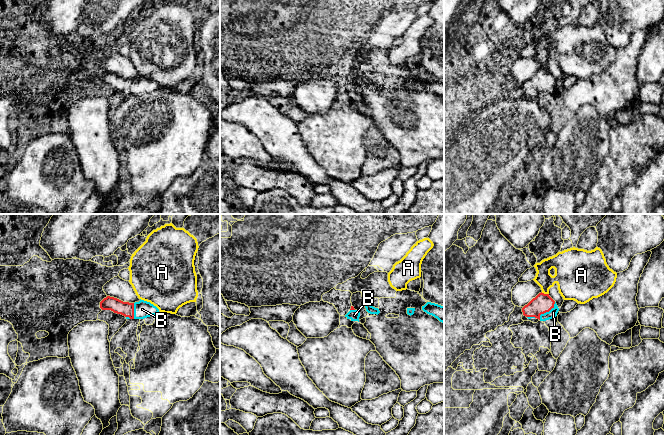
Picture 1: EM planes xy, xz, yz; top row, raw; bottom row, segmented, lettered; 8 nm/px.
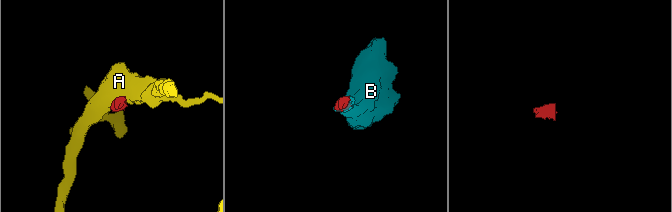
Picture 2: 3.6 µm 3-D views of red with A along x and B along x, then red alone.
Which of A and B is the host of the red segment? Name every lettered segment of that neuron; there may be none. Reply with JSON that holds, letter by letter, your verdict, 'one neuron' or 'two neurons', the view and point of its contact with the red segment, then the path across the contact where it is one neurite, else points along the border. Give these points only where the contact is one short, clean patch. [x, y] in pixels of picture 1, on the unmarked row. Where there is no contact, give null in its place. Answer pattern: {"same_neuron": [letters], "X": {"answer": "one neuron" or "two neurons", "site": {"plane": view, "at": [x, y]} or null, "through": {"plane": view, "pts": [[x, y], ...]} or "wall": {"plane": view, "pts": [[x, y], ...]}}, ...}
{"same_neuron": ["B"], "A": {"answer": "two neurons", "site": {"plane": "yz", "at": [545, 70]}, "wall": {"plane": "yz", "pts": [[541, 68], [548, 70]]}}, "B": {"answer": "one neuron", "site": {"plane": "yz", "at": [546, 87]}, "through": {"plane": "yz", "pts": [[542, 79], [546, 87], [553, 88]]}}}

